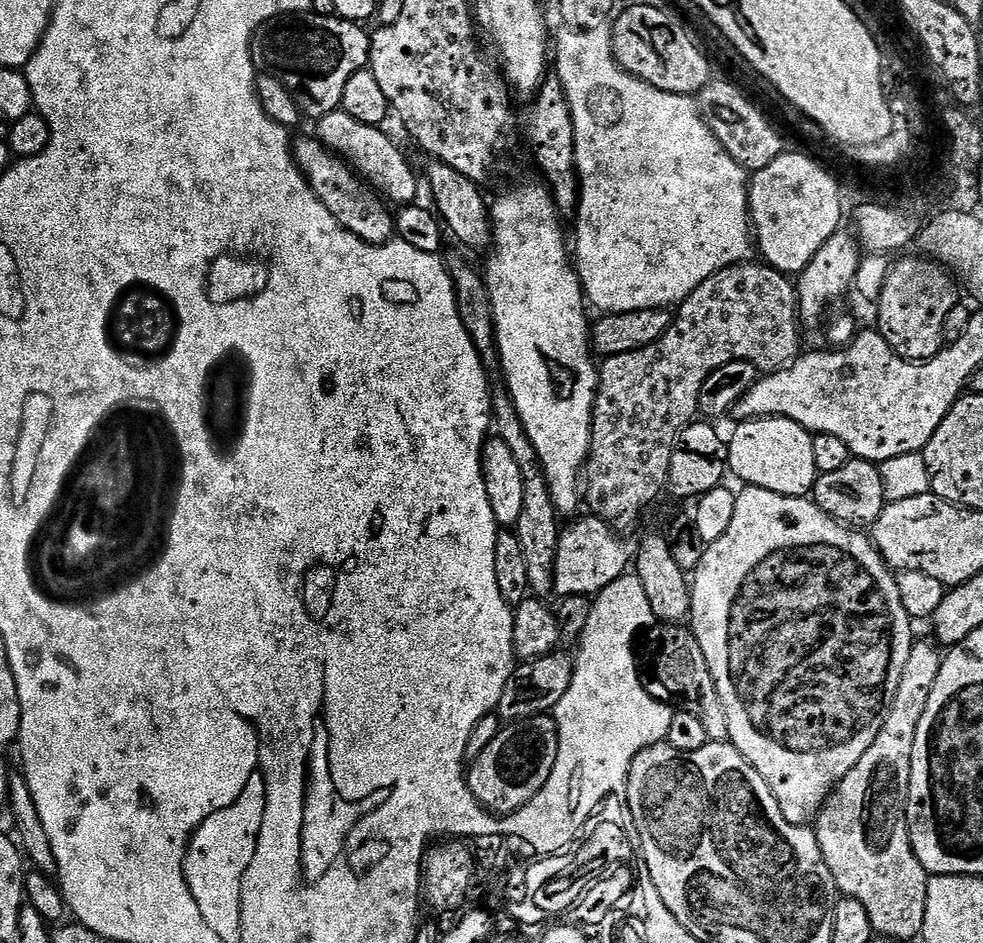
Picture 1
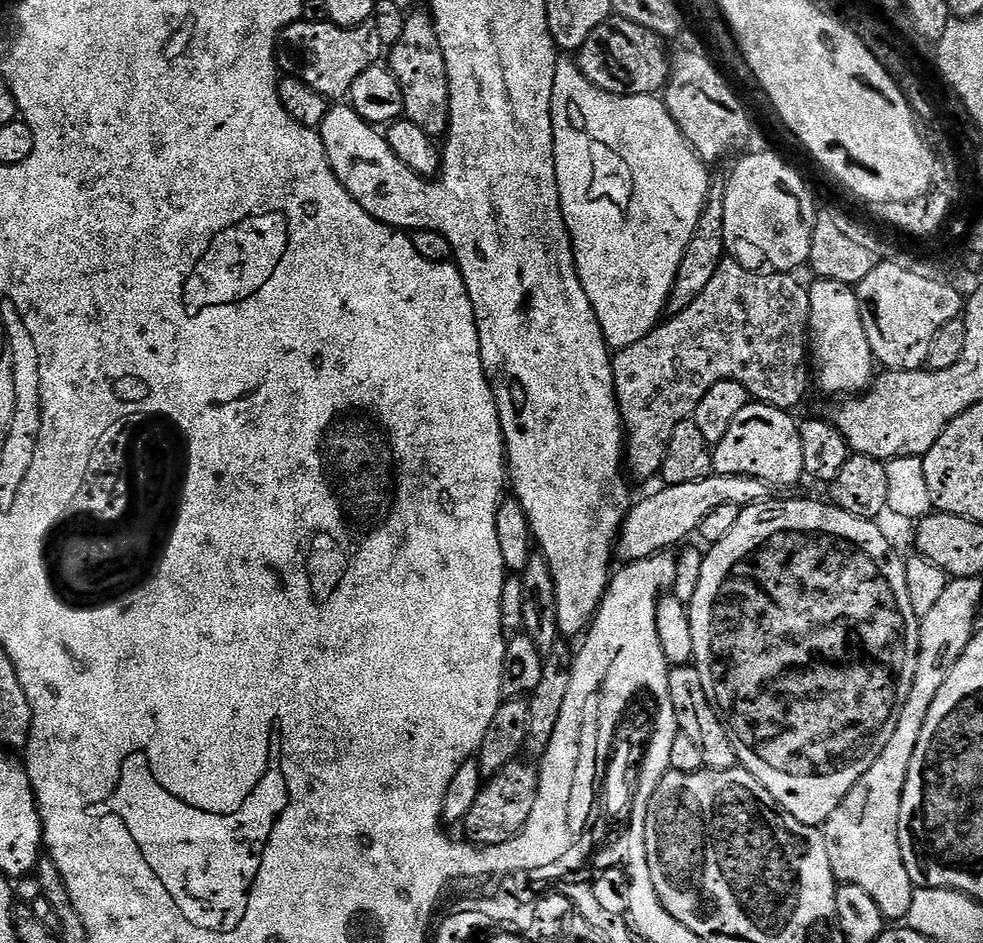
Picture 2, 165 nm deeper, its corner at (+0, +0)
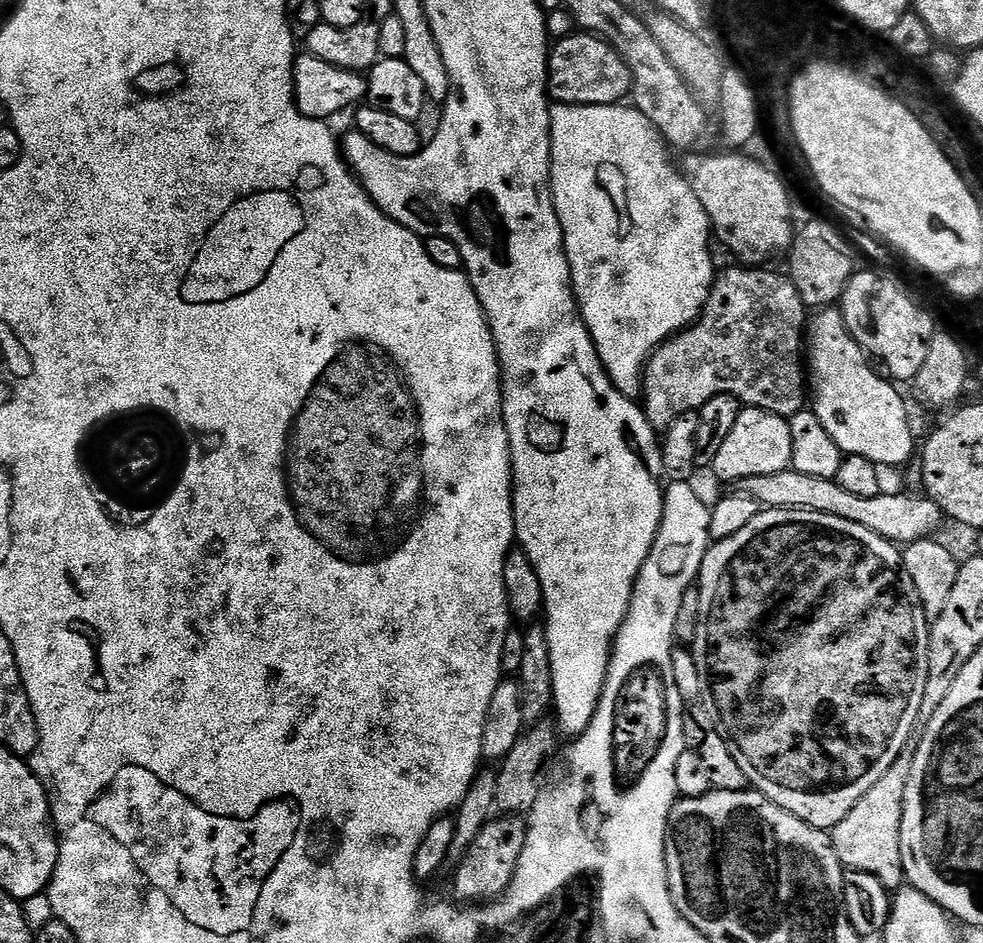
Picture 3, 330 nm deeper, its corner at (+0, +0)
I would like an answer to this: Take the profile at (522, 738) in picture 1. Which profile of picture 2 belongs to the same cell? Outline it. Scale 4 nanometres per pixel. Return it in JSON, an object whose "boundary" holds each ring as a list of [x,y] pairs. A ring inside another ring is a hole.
{"boundary":[[[524,758],[509,761],[500,770],[487,777],[470,814],[462,821],[468,827],[467,839],[477,846],[508,844],[515,841],[529,827],[536,810],[536,796],[540,793],[541,773]]]}

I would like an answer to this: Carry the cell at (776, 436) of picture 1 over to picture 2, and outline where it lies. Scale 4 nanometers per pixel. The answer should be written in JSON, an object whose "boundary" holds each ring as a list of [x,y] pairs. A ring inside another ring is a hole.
{"boundary":[[[750,402],[730,422],[722,442],[712,448],[712,470],[717,476],[749,476],[769,486],[796,484],[805,479],[802,438],[797,417],[791,411],[769,404]]]}

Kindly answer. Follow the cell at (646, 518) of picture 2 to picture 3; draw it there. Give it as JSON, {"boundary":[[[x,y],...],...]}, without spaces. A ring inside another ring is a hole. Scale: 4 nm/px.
{"boundary":[[[791,466],[778,474],[758,474],[754,478],[741,480],[738,488],[743,495],[757,500],[761,509],[781,508],[782,510],[806,510],[814,514],[834,514],[834,518],[846,518],[846,522],[858,522],[858,526],[866,526],[866,530],[874,530],[874,534],[886,538],[891,544],[897,546],[935,537],[940,523],[945,523],[946,520],[940,507],[928,499],[927,495],[881,494],[874,498],[858,498],[842,490],[842,486],[838,486],[835,480],[814,478],[810,474],[798,474]]]}

